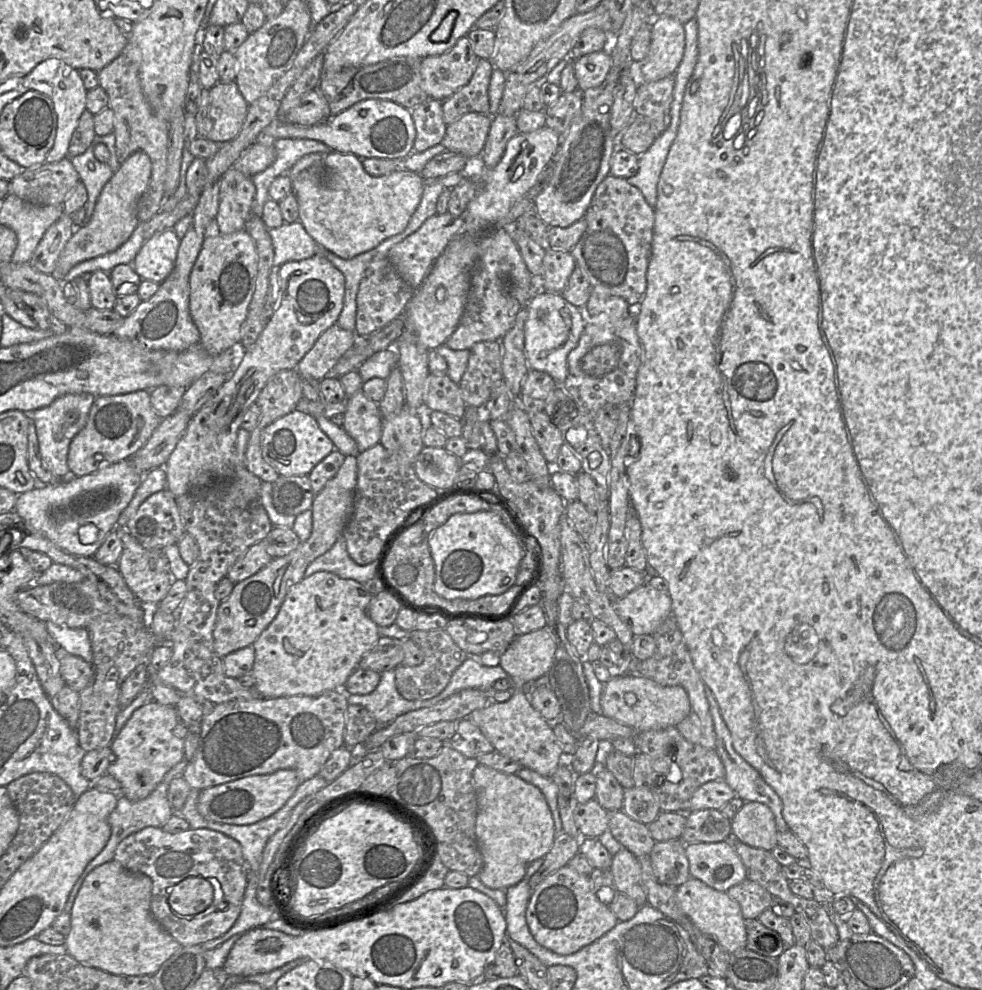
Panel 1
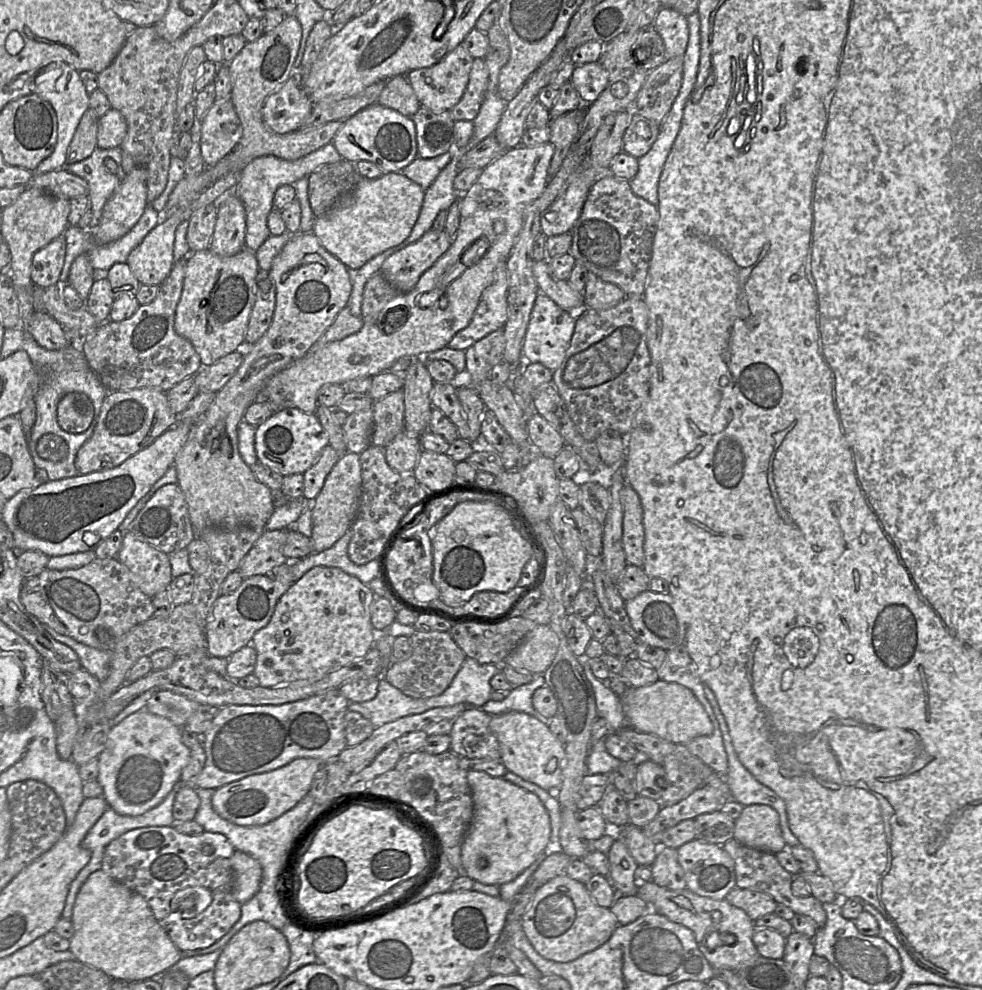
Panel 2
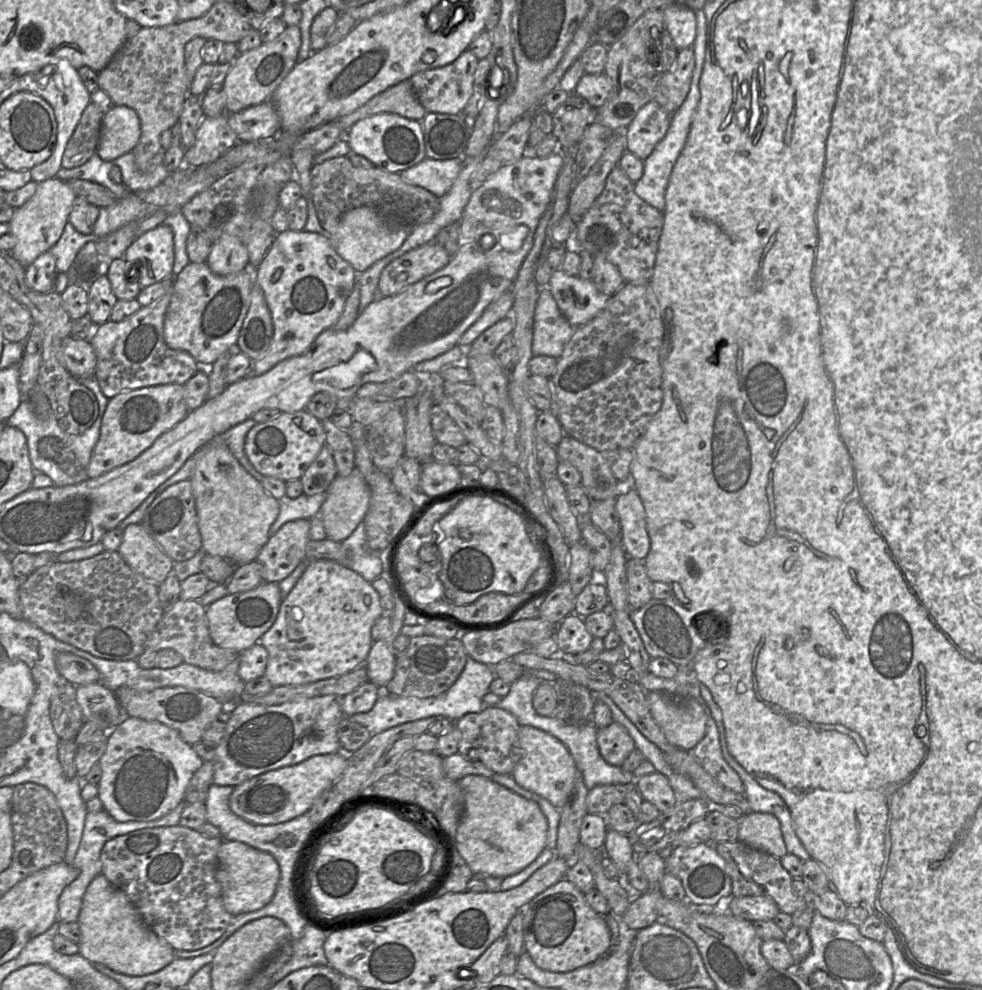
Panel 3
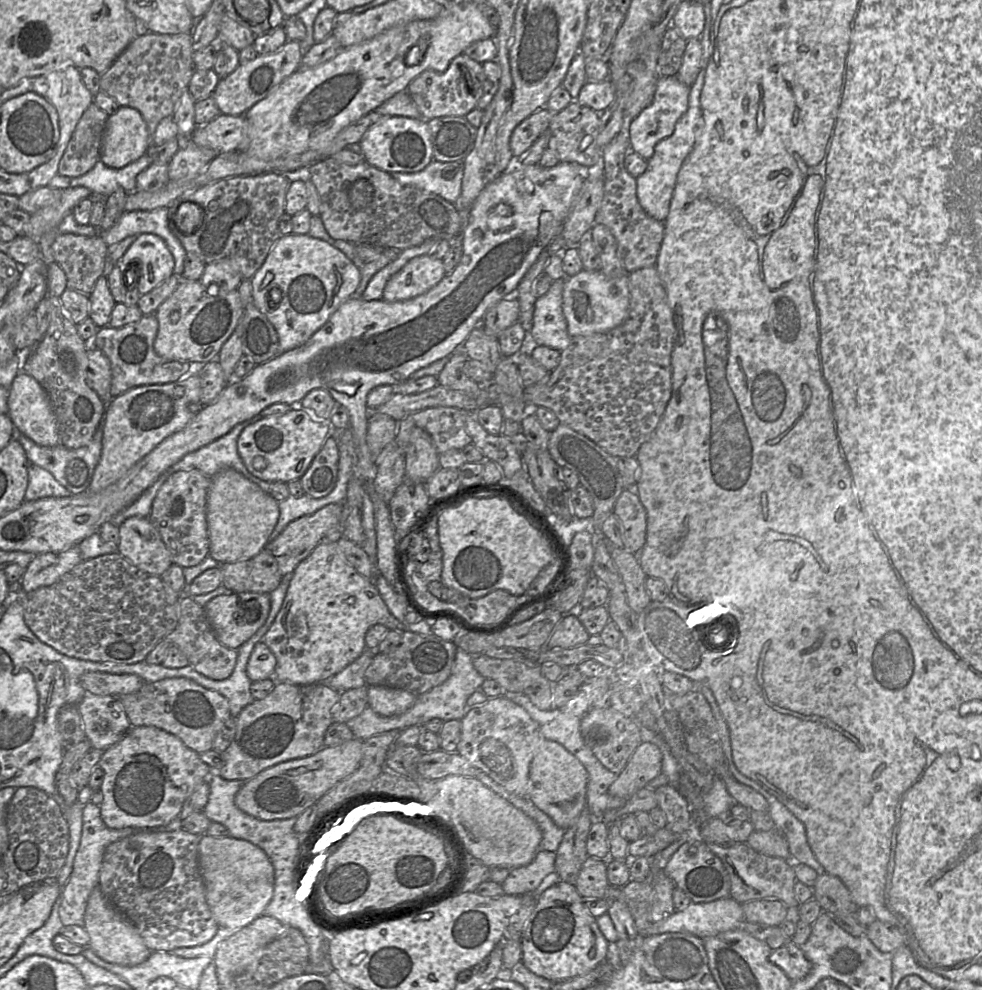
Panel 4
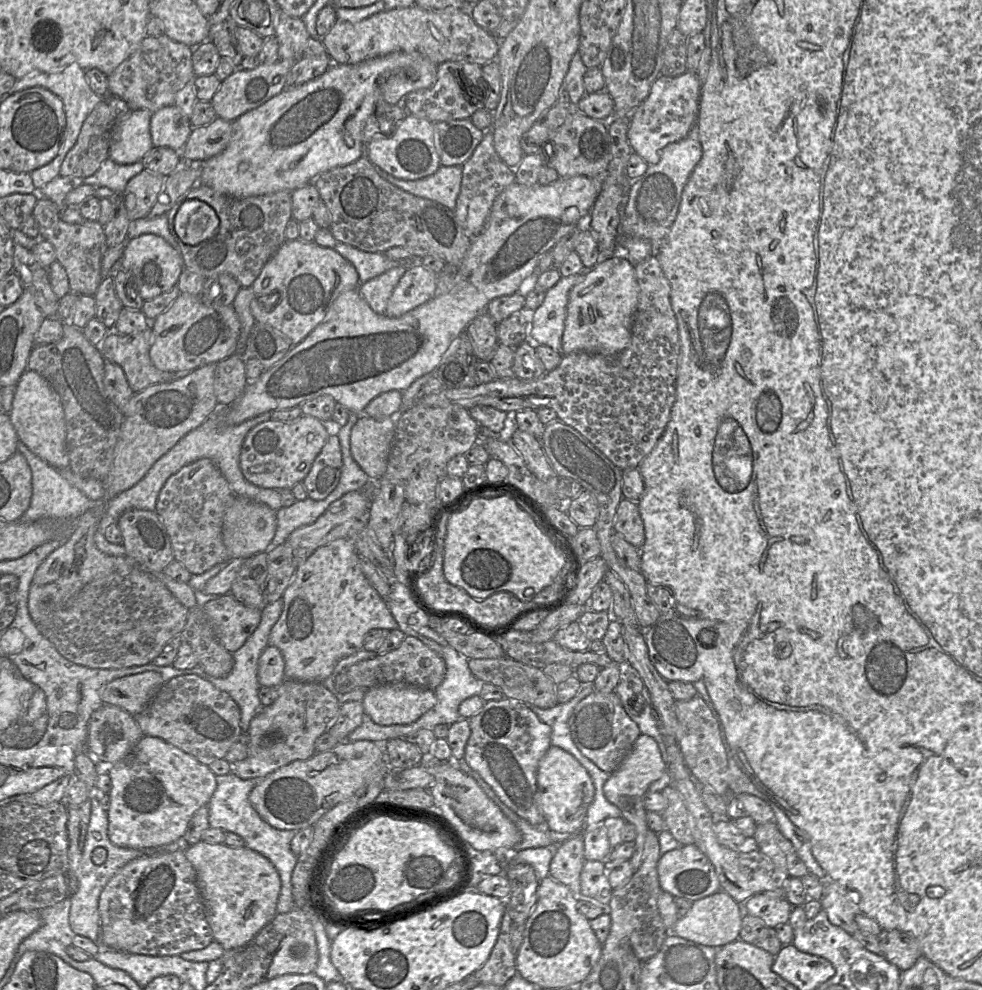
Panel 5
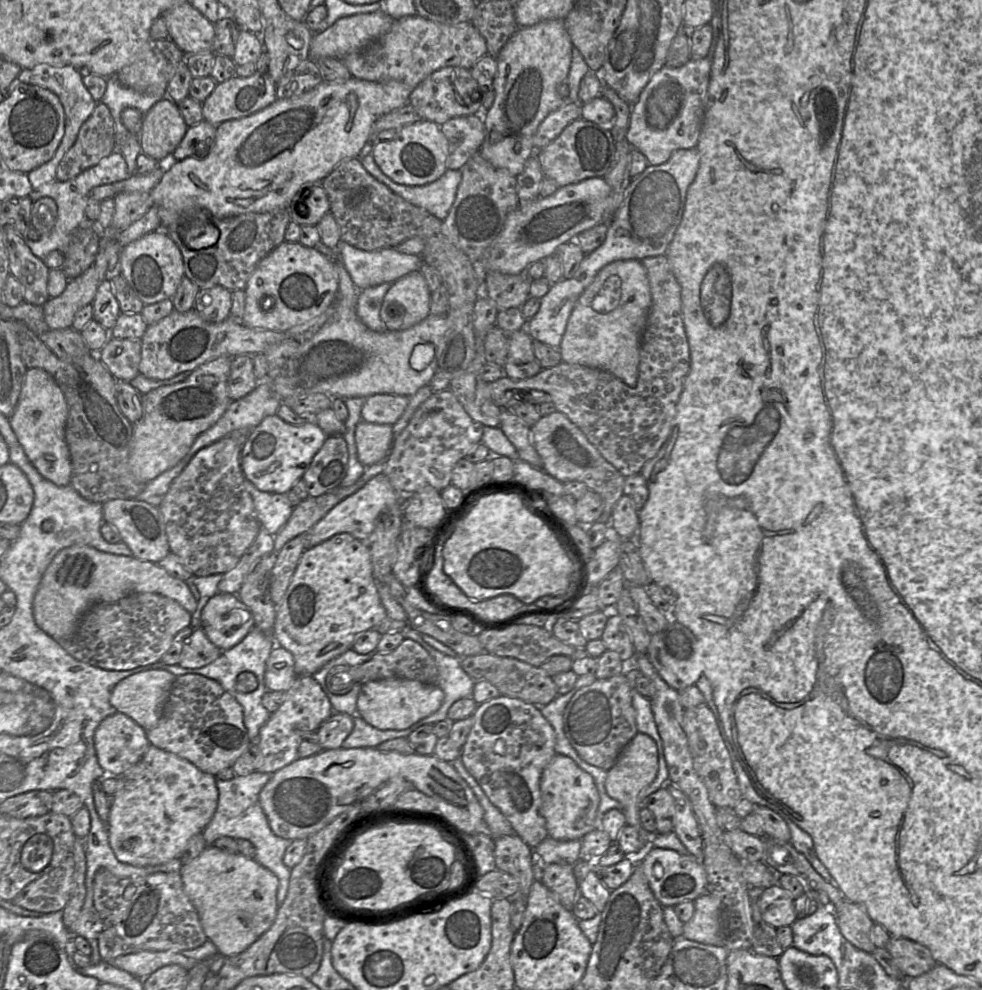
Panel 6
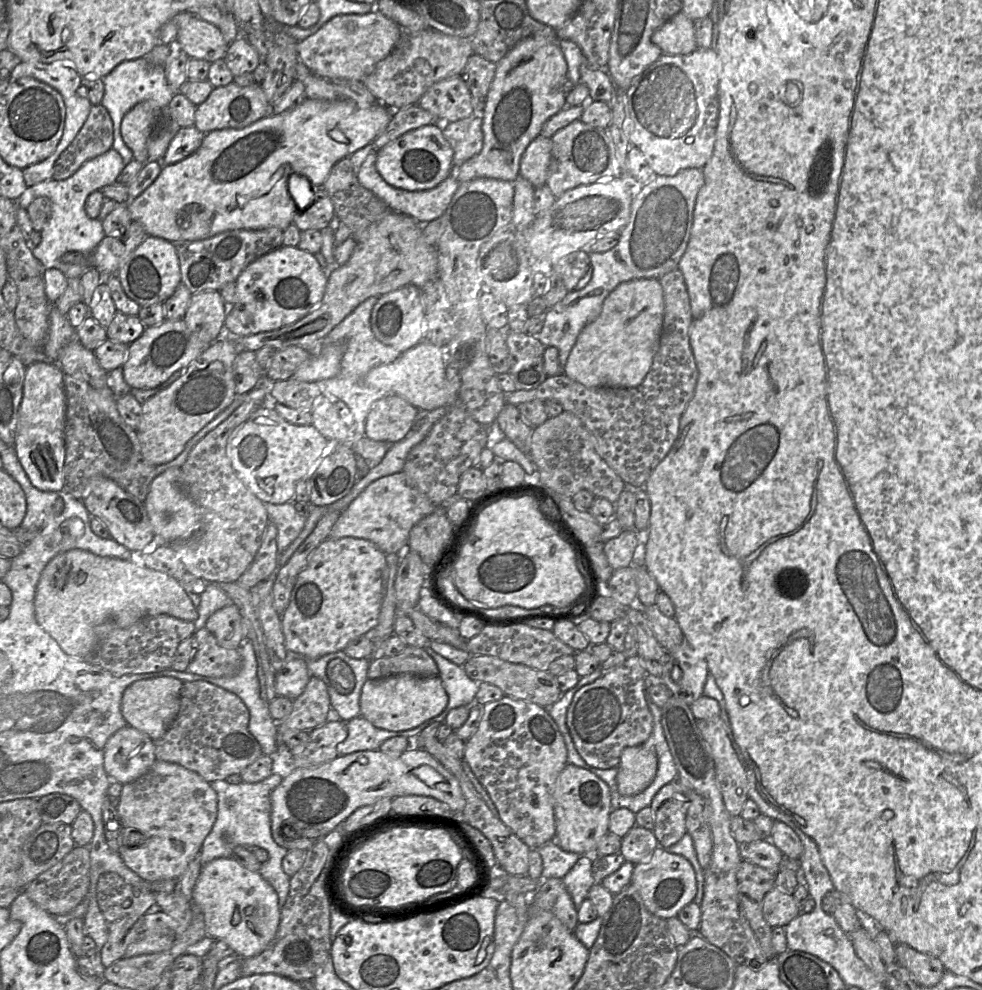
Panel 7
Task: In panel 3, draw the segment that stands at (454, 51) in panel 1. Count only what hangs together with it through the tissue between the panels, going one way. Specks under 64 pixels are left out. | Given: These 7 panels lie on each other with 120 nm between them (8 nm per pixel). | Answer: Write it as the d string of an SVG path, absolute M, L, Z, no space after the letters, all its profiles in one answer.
M467 49L450 64L418 72L410 77L413 92L426 112L461 114L473 94L474 73L479 59Z

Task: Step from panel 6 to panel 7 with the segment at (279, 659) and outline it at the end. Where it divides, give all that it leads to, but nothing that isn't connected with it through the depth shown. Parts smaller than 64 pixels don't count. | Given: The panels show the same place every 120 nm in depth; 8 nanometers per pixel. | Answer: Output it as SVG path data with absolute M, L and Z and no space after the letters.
M285 658L280 669L275 672L275 695L283 696L288 699L295 699L300 696L308 682L310 672L303 659Z

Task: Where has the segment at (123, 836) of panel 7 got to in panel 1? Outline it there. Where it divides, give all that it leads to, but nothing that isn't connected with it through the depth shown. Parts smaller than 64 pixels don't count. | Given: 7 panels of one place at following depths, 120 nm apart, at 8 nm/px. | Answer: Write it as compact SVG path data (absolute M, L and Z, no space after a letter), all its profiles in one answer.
M153 700L134 711L110 744L113 762L106 774L121 784L121 795L130 801L145 799L166 773L184 759L184 740L175 734L177 723L176 707L161 705Z

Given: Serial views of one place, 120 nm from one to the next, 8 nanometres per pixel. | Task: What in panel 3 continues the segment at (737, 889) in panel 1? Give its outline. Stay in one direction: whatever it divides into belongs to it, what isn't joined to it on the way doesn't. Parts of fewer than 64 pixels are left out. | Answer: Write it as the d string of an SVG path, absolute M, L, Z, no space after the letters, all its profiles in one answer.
M731 896L729 903L730 914L750 922L773 920L779 912L779 907L770 897Z

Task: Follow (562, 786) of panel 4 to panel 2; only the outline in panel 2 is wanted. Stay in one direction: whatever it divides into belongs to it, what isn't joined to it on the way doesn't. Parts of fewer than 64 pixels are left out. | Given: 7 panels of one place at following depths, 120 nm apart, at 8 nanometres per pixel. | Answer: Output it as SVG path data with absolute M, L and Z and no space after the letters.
M523 712L493 715L490 730L498 740L501 762L508 772L554 793L562 784L564 744L550 731L549 726Z

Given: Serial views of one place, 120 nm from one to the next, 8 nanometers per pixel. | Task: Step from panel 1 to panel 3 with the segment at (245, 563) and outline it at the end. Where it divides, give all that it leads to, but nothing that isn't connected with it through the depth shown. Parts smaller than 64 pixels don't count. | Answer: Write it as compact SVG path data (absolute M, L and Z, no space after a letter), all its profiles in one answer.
M310 519L285 523L259 551L256 561L262 566L263 582L279 583L306 559Z

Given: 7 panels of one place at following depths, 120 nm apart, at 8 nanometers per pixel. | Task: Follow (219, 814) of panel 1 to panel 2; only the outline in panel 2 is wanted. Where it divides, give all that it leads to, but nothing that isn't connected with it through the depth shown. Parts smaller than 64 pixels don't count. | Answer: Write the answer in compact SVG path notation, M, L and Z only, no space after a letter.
M297 758L278 769L247 776L214 791L212 807L223 819L239 826L265 825L297 805L308 793L322 763L314 758Z

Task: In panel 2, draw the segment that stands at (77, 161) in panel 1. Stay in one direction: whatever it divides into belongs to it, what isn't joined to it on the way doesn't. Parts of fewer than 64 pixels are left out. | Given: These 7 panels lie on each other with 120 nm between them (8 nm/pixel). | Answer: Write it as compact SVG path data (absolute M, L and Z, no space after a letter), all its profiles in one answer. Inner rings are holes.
M96 147L88 158L73 164L66 164L63 169L79 176L88 183L88 198L92 212L88 229L93 229L100 221L104 205L126 175L122 168L120 147L109 149ZM106 158L115 159L117 164L115 174L108 171L104 165Z

